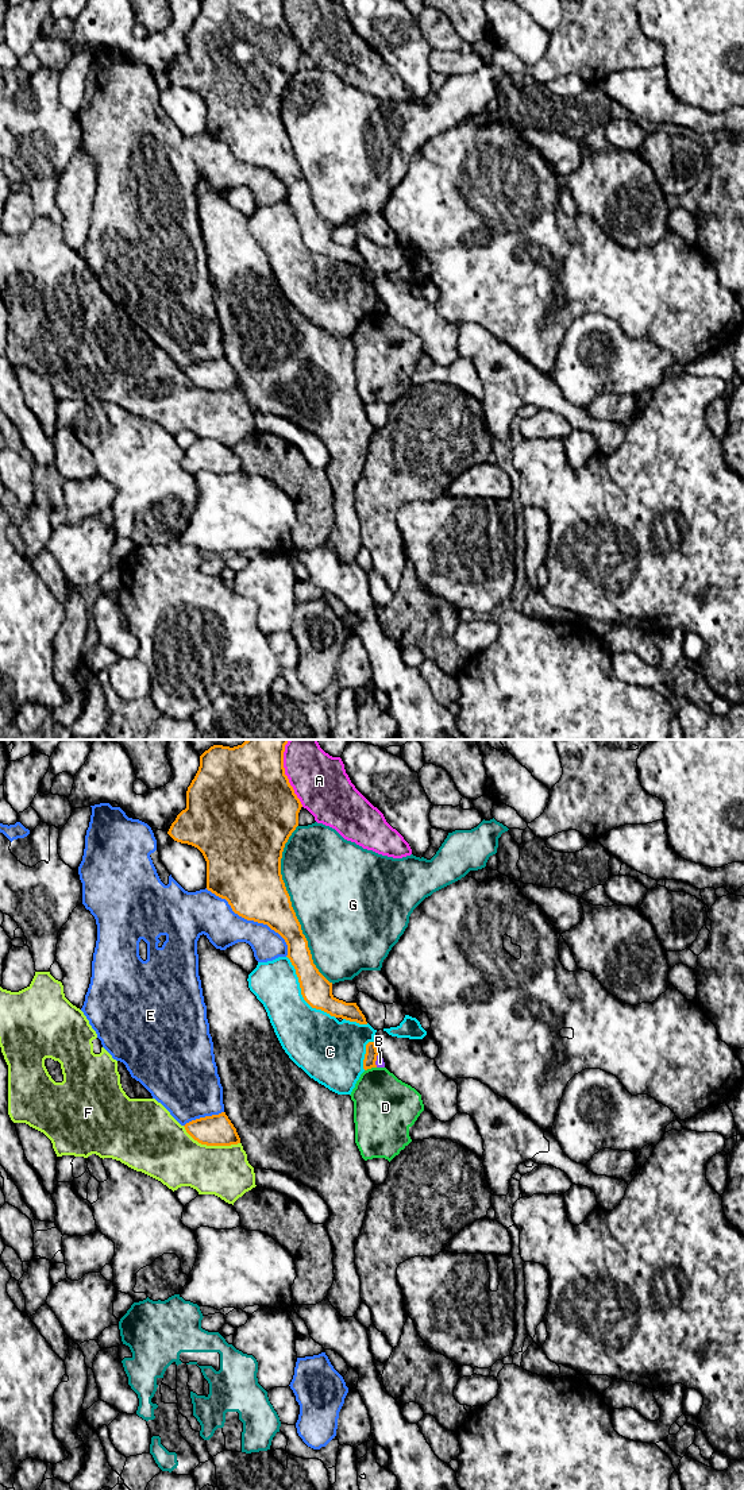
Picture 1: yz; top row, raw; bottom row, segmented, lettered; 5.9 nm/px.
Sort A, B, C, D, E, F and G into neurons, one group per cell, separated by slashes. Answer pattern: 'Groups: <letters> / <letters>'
Groups: A / B / C / D / E / F / G

